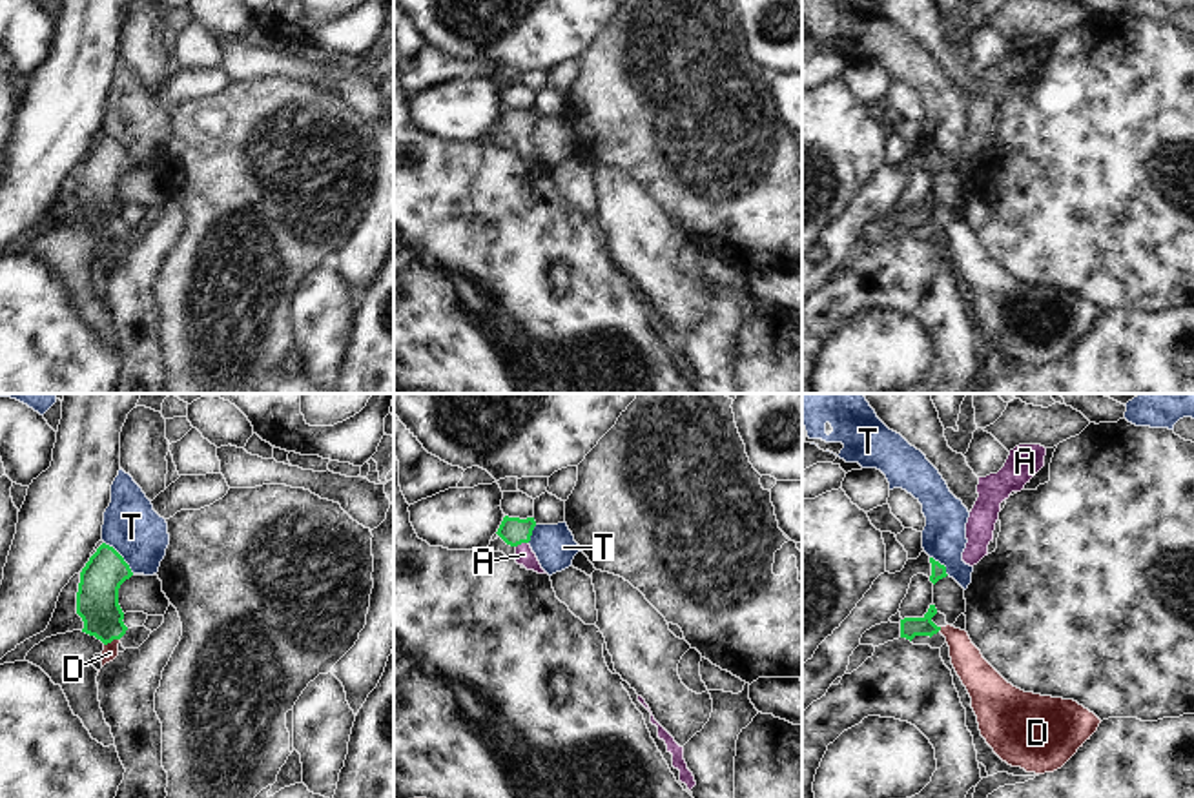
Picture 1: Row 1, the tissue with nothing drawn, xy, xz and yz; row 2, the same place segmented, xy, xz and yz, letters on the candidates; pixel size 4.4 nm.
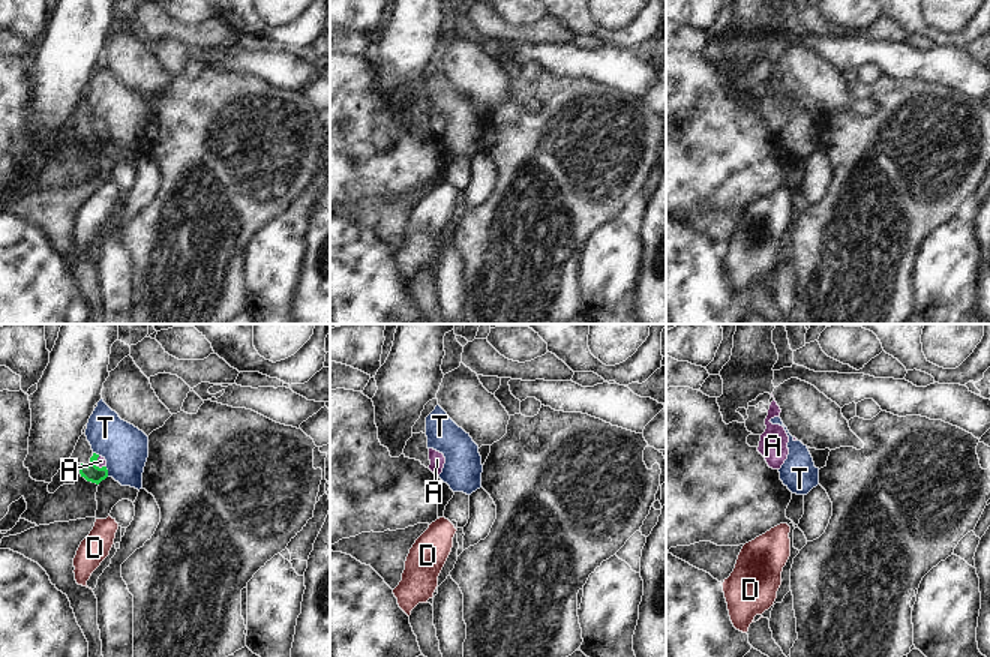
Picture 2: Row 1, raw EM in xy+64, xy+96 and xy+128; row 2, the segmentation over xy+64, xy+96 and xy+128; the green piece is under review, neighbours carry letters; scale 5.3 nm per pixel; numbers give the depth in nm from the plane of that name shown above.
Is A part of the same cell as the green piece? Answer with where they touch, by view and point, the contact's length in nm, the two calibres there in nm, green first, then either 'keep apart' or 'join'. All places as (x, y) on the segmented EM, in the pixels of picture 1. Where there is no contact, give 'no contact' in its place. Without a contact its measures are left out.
xz (522, 542) | 60 nm | 120/80 nm | join

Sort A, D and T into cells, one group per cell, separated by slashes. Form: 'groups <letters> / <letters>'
groups A / D / T

